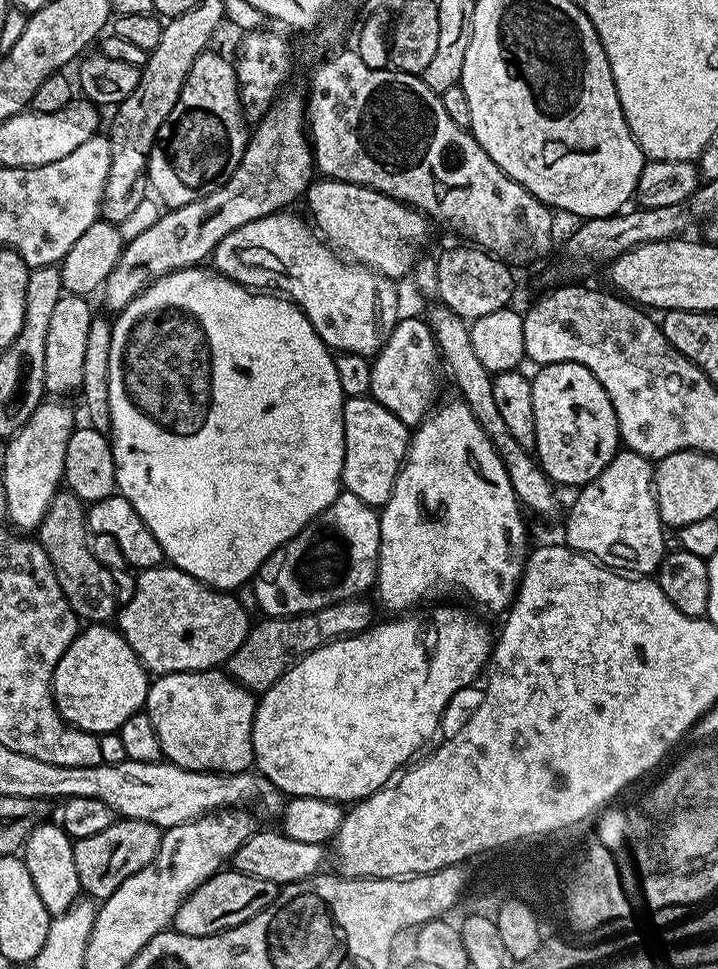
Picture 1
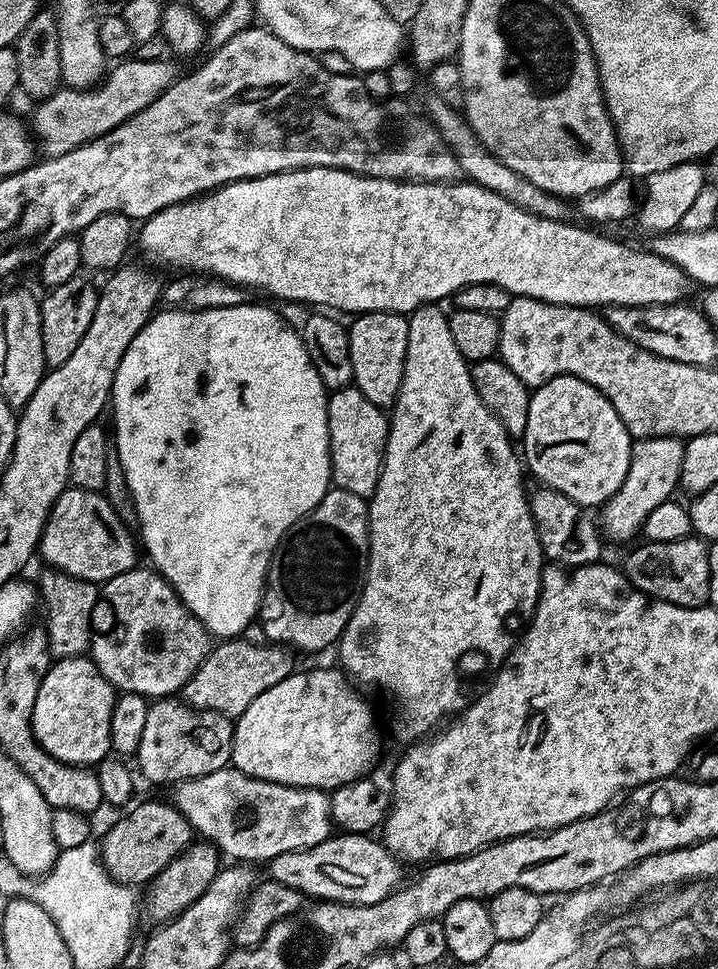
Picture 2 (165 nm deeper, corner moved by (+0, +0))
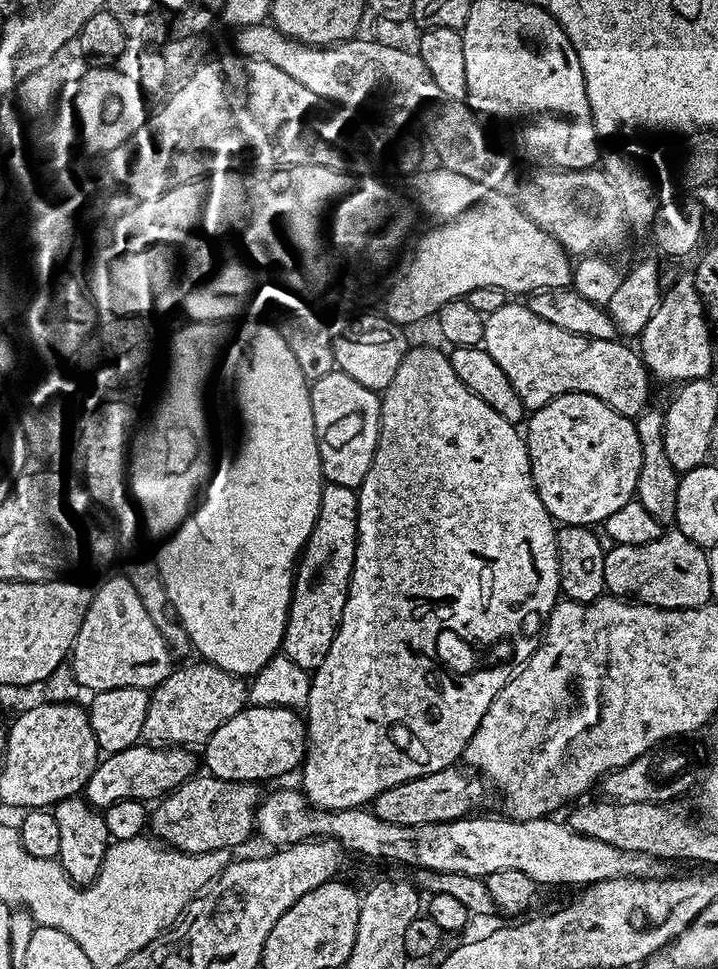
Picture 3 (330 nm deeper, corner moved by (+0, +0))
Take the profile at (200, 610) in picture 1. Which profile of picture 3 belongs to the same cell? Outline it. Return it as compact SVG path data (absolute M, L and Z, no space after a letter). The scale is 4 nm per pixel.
M123 574L104 580L92 593L92 601L82 618L78 638L72 643L70 667L74 678L95 694L122 686L154 689L172 672L174 653L162 638L158 626L146 614L142 598Z

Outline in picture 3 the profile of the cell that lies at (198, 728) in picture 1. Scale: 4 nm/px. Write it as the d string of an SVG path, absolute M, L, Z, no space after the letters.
M141 742L133 748L105 755L90 774L83 797L93 808L101 810L123 800L156 802L175 790L180 784L192 779L198 772L198 756L184 746L153 746Z

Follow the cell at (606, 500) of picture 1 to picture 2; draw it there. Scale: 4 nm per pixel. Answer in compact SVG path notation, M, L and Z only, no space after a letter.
M641 436L639 438L633 439L632 441L632 453L630 454L630 470L626 470L626 478L622 482L622 486L618 486L618 490L615 494L608 499L602 506L602 513L604 512L604 524L602 520L602 528L612 540L628 540L632 535L639 533L644 527L644 519L650 514L650 510L654 510L657 506L662 506L662 502L673 499L674 493L672 491L677 491L680 488L680 475L682 474L682 454L684 453L685 441L679 436Z

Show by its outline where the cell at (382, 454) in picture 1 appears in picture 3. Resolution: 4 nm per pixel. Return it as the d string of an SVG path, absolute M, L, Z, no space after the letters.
M339 370L326 374L326 378L311 381L310 391L323 479L330 484L359 489L378 446L380 396Z

